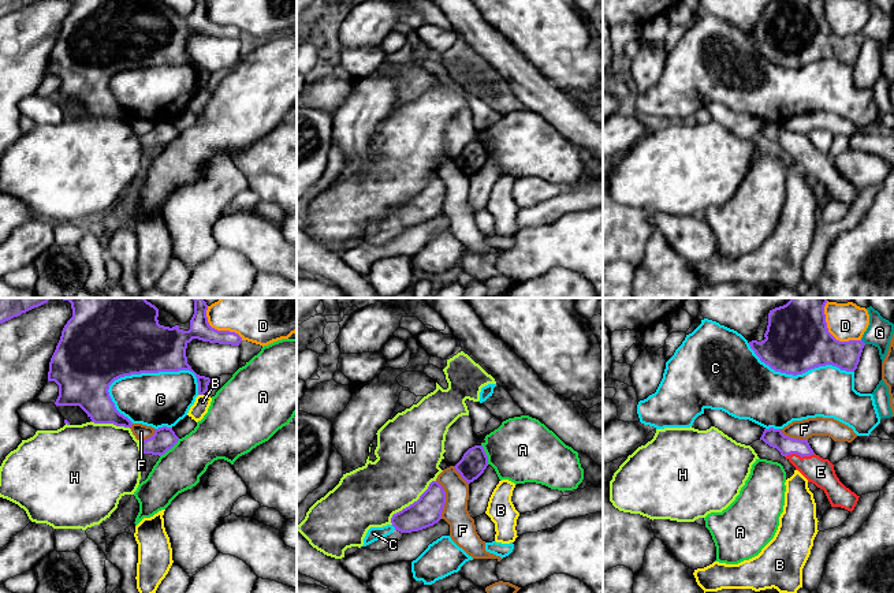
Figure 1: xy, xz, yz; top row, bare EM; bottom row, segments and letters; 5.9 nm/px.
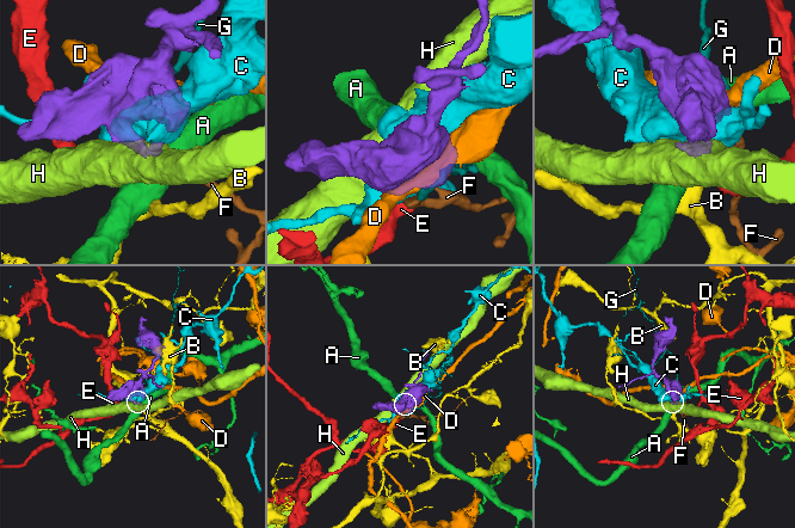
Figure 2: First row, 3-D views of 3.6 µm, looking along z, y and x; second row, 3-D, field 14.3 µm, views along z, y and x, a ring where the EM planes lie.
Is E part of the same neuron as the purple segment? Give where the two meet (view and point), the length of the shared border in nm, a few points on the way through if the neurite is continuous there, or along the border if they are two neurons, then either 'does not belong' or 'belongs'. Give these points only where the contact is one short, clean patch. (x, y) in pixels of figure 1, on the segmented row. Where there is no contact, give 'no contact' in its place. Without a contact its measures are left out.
yz (798, 454) | 180 nm | across yz (786, 446), (798, 454), (820, 472) | belongs

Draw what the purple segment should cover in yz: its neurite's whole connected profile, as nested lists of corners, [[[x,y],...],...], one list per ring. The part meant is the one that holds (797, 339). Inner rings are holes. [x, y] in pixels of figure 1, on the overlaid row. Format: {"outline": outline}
{"outline": [[[791,298],[770,310],[748,343],[761,362],[775,372],[802,374],[832,365],[854,372],[865,343],[837,340],[827,328],[827,298]]]}

